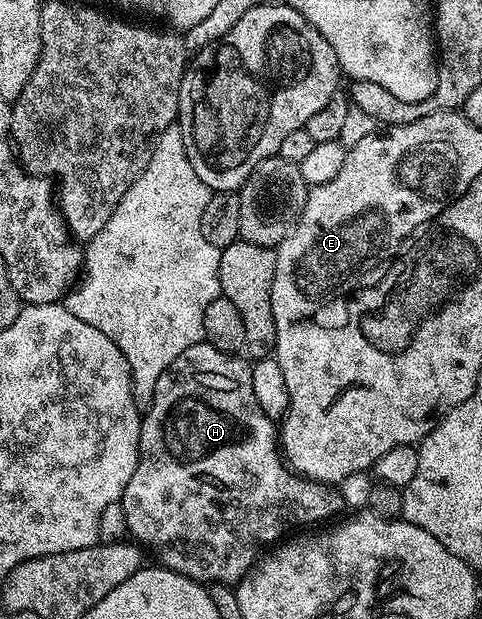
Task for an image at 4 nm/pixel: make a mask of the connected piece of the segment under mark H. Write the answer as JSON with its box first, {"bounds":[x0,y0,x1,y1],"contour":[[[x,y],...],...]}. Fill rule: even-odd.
{"bounds":[121,343,344,586],"contour":[[[205,343],[188,347],[180,359],[176,359],[160,375],[160,383],[156,383],[156,391],[149,409],[145,410],[138,440],[138,462],[136,471],[132,471],[132,479],[128,479],[128,487],[124,487],[121,504],[124,507],[124,519],[128,519],[128,534],[139,546],[151,549],[158,556],[157,564],[163,569],[171,569],[194,581],[233,586],[241,581],[263,552],[262,545],[269,546],[279,539],[285,538],[297,525],[314,527],[317,521],[329,522],[337,518],[338,512],[344,509],[342,496],[337,488],[324,485],[320,481],[308,481],[291,471],[280,452],[280,441],[276,436],[276,425],[271,417],[260,411],[260,403],[256,403],[256,391],[252,391],[252,371],[241,356],[225,353]]]}

